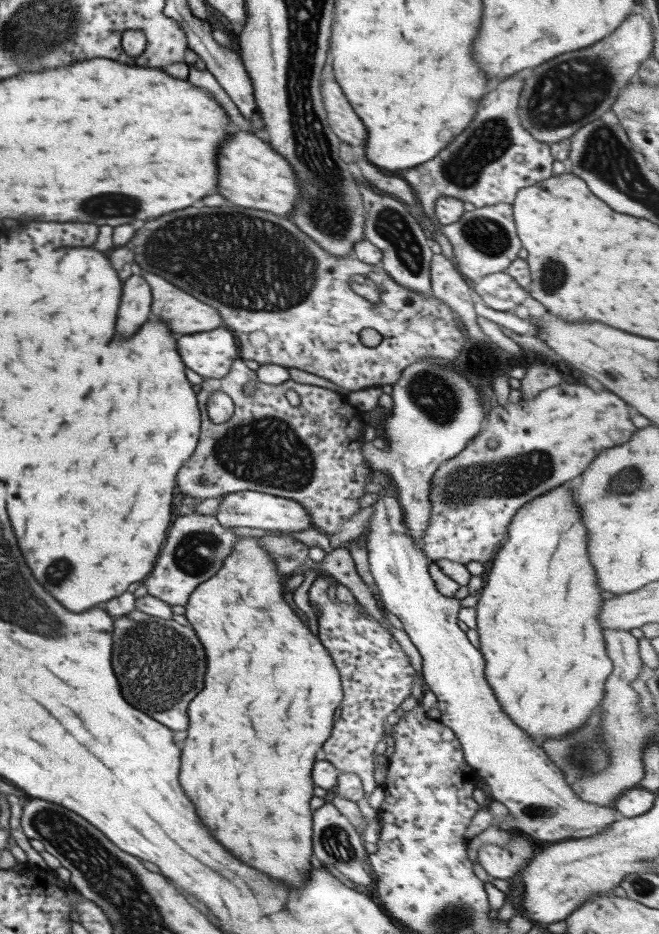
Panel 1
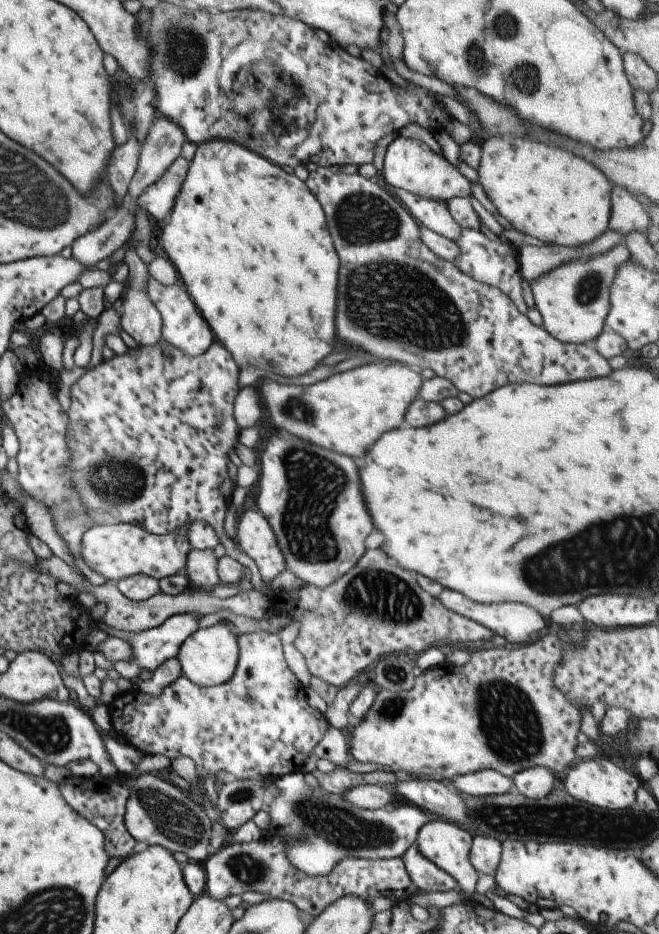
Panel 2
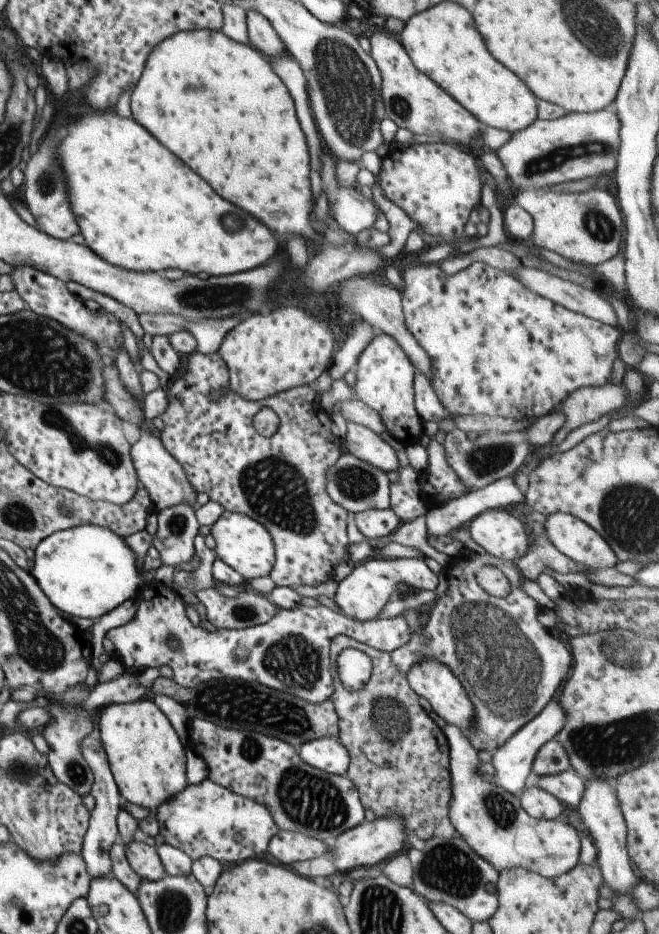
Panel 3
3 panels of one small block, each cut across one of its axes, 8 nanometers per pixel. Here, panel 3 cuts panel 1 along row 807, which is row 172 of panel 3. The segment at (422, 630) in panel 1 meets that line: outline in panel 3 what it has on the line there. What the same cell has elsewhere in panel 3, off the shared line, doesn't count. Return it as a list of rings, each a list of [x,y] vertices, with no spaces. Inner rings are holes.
[[[604,109],[594,113],[566,113],[550,121],[536,118],[526,128],[512,133],[495,151],[503,166],[504,179],[513,188],[541,189],[565,180],[597,179],[615,170],[619,127],[615,113]]]

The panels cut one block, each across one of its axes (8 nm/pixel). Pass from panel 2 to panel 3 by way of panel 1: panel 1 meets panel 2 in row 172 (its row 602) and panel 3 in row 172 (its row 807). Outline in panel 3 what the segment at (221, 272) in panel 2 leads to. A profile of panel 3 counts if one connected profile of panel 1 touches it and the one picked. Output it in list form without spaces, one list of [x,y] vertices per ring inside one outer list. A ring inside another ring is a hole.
[[[179,30],[175,34],[171,34],[169,38],[161,40],[145,58],[141,76],[132,88],[129,97],[129,106],[131,117],[135,122],[138,122],[157,142],[161,142],[161,146],[171,150],[173,156],[177,156],[185,166],[189,166],[197,176],[201,176],[211,188],[213,192],[217,192],[223,200],[235,204],[237,208],[245,210],[249,216],[257,216],[257,220],[261,220],[267,228],[275,230],[281,234],[281,240],[286,237],[286,234],[303,234],[305,238],[318,241],[319,244],[329,244],[331,248],[336,248],[335,245],[327,242],[327,240],[314,232],[311,229],[313,206],[313,194],[309,192],[309,156],[307,156],[307,146],[305,146],[305,138],[303,132],[297,124],[297,116],[293,110],[293,100],[289,96],[289,92],[285,90],[285,86],[281,84],[281,80],[271,72],[268,61],[261,56],[253,48],[239,44],[231,38],[227,38],[221,30]]]

